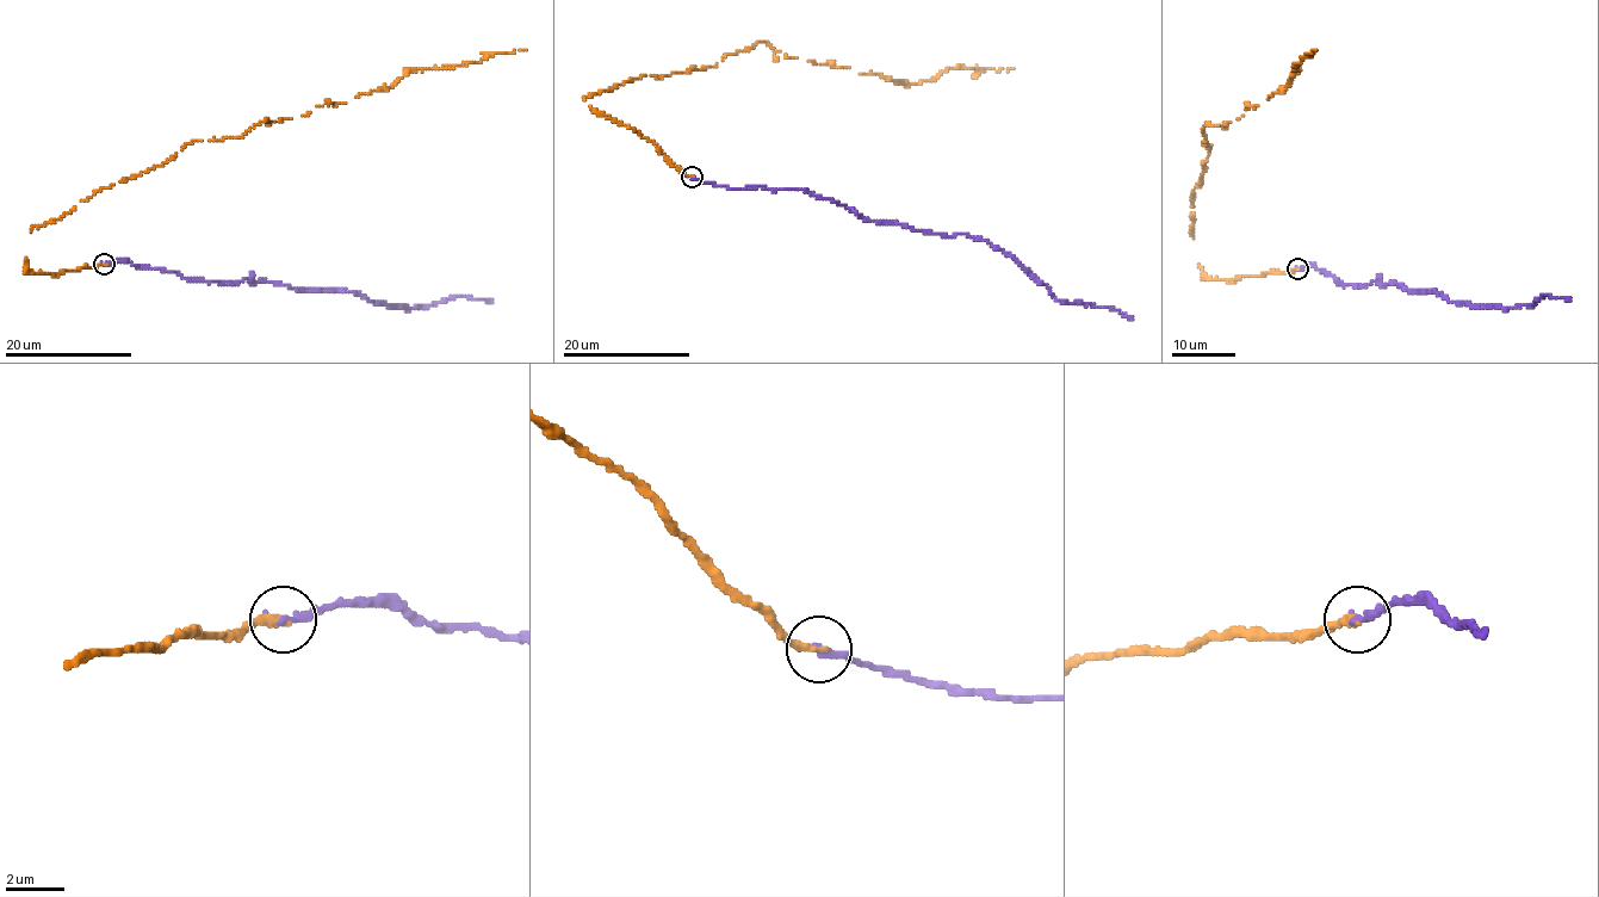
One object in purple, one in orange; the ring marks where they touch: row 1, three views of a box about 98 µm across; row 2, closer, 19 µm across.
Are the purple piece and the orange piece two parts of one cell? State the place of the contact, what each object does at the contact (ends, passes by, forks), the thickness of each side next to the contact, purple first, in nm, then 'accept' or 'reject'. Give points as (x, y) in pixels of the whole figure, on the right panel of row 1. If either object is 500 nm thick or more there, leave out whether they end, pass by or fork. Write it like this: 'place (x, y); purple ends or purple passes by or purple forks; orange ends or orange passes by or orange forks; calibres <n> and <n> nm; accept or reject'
place (1297, 268); purple ends; orange ends; calibres 320 and 320 nm; accept

